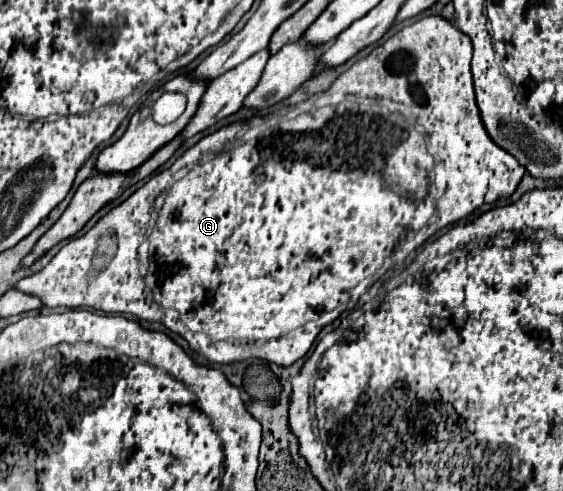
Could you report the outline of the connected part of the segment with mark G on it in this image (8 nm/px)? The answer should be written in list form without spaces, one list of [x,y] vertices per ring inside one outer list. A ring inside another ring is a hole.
[[[426,16],[426,18],[422,18],[422,20],[418,20],[418,22],[414,22],[414,24],[412,24],[412,26],[406,26],[406,28],[402,28],[402,30],[400,30],[400,32],[396,32],[396,34],[394,34],[394,36],[392,36],[392,38],[388,38],[388,40],[386,40],[386,42],[384,42],[384,44],[380,44],[380,46],[378,46],[378,48],[374,48],[374,50],[372,50],[372,52],[370,52],[370,54],[368,54],[368,56],[366,56],[366,58],[362,58],[362,60],[358,60],[358,62],[356,62],[356,64],[354,64],[354,66],[352,66],[352,68],[350,68],[350,70],[348,70],[348,72],[344,72],[344,74],[342,74],[342,76],[340,76],[340,78],[338,78],[338,82],[336,82],[336,84],[334,84],[334,86],[332,86],[332,88],[330,88],[330,92],[326,92],[326,94],[320,94],[320,96],[314,96],[314,100],[316,100],[316,102],[314,102],[314,110],[312,110],[312,108],[308,108],[308,110],[306,110],[306,108],[290,108],[290,110],[286,110],[286,112],[276,112],[276,114],[272,114],[272,116],[266,116],[266,118],[254,118],[254,120],[252,120],[252,122],[250,122],[250,124],[230,124],[230,125],[227,125],[227,126],[225,126],[225,127],[223,127],[223,128],[221,128],[221,129],[219,129],[219,130],[218,130],[218,131],[216,131],[216,132],[214,132],[214,133],[212,133],[212,134],[210,134],[210,135],[207,135],[207,136],[205,136],[205,137],[204,137],[204,138],[202,138],[202,139],[201,139],[201,140],[200,140],[200,141],[199,141],[199,142],[198,142],[198,143],[196,143],[196,144],[195,144],[195,145],[194,145],[194,146],[192,146],[192,147],[191,147],[191,148],[189,148],[189,149],[188,149],[188,150],[186,150],[186,151],[185,151],[185,152],[184,152],[184,153],[183,153],[183,154],[182,154],[182,155],[181,155],[181,156],[180,156],[180,157],[179,157],[179,158],[178,158],[178,159],[177,159],[177,160],[176,160],[176,161],[175,161],[175,162],[174,162],[174,164],[173,164],[173,165],[172,165],[172,166],[171,166],[171,167],[170,167],[170,168],[168,168],[168,169],[166,169],[166,170],[164,170],[164,171],[161,171],[161,172],[160,172],[160,173],[158,173],[158,174],[155,174],[155,175],[153,175],[153,176],[152,176],[152,177],[151,177],[151,178],[150,178],[150,179],[149,179],[149,181],[148,181],[148,182],[147,182],[147,183],[145,183],[145,184],[144,184],[144,186],[142,186],[142,188],[138,188],[138,190],[136,190],[136,192],[134,192],[134,194],[132,194],[132,196],[130,196],[130,198],[128,198],[128,200],[124,200],[124,202],[122,202],[122,204],[120,204],[120,206],[118,206],[118,208],[114,208],[114,210],[112,210],[112,212],[108,212],[108,214],[106,214],[106,216],[104,216],[104,218],[102,218],[102,220],[98,220],[98,224],[96,224],[96,226],[94,226],[94,228],[92,228],[92,230],[88,230],[88,232],[86,232],[86,234],[84,234],[84,236],[82,236],[82,238],[76,238],[76,240],[70,240],[70,242],[68,242],[68,244],[66,244],[66,246],[62,246],[62,248],[60,248],[60,252],[58,252],[58,254],[56,254],[56,256],[54,256],[54,258],[52,258],[52,262],[50,262],[50,264],[48,264],[48,266],[46,266],[46,268],[44,268],[44,270],[42,270],[42,272],[38,272],[38,274],[34,274],[34,276],[28,276],[28,278],[22,278],[22,280],[20,280],[20,282],[18,282],[18,284],[16,284],[16,288],[18,288],[18,290],[20,290],[20,292],[26,292],[26,294],[34,294],[34,296],[38,296],[38,298],[40,298],[40,300],[42,300],[42,302],[44,302],[44,306],[50,306],[50,308],[54,308],[54,306],[66,306],[66,308],[80,308],[80,306],[88,306],[88,308],[94,308],[94,310],[100,310],[100,312],[106,312],[106,314],[134,314],[134,316],[138,316],[138,318],[142,318],[142,320],[154,320],[154,322],[162,322],[162,324],[164,324],[164,326],[165,326],[165,327],[166,327],[166,329],[168,329],[168,330],[170,330],[170,331],[171,331],[171,332],[174,332],[174,333],[177,333],[177,334],[180,334],[180,336],[182,336],[182,337],[183,337],[183,338],[184,338],[184,339],[186,339],[186,340],[187,340],[187,342],[188,342],[188,344],[190,344],[190,346],[192,346],[192,350],[194,350],[194,352],[198,352],[198,354],[202,354],[202,356],[206,356],[206,358],[208,358],[208,360],[210,360],[210,362],[218,362],[218,364],[230,364],[230,362],[238,362],[238,360],[248,360],[248,358],[260,358],[260,360],[268,360],[268,362],[274,362],[274,364],[280,364],[280,366],[290,366],[290,364],[294,364],[294,362],[296,362],[296,360],[300,360],[300,358],[304,358],[304,354],[306,354],[306,352],[308,352],[308,350],[310,350],[310,346],[312,346],[312,342],[314,342],[314,338],[316,338],[316,336],[318,336],[318,332],[321,332],[321,330],[322,330],[322,329],[323,329],[323,328],[324,328],[324,326],[327,326],[327,325],[330,325],[330,324],[332,324],[332,323],[333,323],[333,321],[334,321],[334,320],[336,320],[336,319],[337,319],[337,318],[338,318],[338,317],[339,317],[339,316],[340,316],[340,315],[341,315],[341,314],[342,314],[342,313],[343,313],[343,312],[344,312],[344,311],[346,311],[346,310],[344,310],[344,308],[348,308],[348,306],[346,306],[346,304],[344,304],[344,302],[346,302],[346,300],[348,300],[348,296],[350,296],[350,290],[352,290],[352,288],[354,288],[354,286],[356,286],[356,284],[358,284],[358,282],[360,282],[360,280],[364,280],[364,278],[366,278],[366,276],[372,276],[372,278],[374,278],[374,280],[372,280],[372,284],[373,284],[373,283],[374,283],[374,282],[375,282],[375,281],[376,281],[376,280],[378,280],[378,279],[379,279],[379,278],[381,278],[381,277],[382,277],[382,274],[384,274],[384,272],[388,272],[388,271],[391,271],[391,270],[393,270],[393,269],[394,269],[394,268],[395,268],[395,266],[397,266],[397,265],[401,265],[401,264],[402,264],[402,260],[404,260],[404,258],[407,258],[407,257],[409,257],[409,255],[410,255],[410,254],[412,254],[412,252],[414,252],[414,251],[416,251],[416,250],[417,250],[417,249],[418,249],[418,248],[419,248],[419,247],[420,247],[420,246],[422,246],[422,244],[424,244],[424,242],[426,242],[426,240],[428,240],[428,238],[430,238],[430,236],[432,236],[432,234],[434,234],[434,232],[436,232],[436,230],[440,230],[440,228],[444,228],[444,226],[448,226],[448,224],[452,224],[452,222],[456,222],[456,220],[460,220],[460,218],[466,218],[466,216],[468,216],[468,214],[470,214],[470,212],[474,212],[474,210],[476,210],[476,208],[478,208],[478,206],[482,206],[482,204],[490,204],[490,202],[494,202],[494,200],[498,200],[498,198],[506,198],[506,196],[510,196],[510,194],[512,194],[512,192],[514,192],[514,190],[516,190],[516,186],[518,186],[518,182],[520,182],[520,178],[522,178],[522,176],[524,176],[524,174],[526,174],[526,170],[524,170],[524,168],[522,168],[522,166],[520,166],[520,164],[518,164],[518,162],[516,162],[516,160],[514,160],[514,158],[512,158],[512,156],[510,156],[510,154],[508,154],[508,152],[504,152],[504,150],[502,150],[502,148],[500,148],[500,146],[496,146],[496,144],[494,144],[494,142],[492,142],[492,140],[490,140],[490,138],[488,138],[488,134],[486,134],[486,132],[484,132],[484,126],[482,126],[482,124],[480,124],[480,114],[478,114],[478,108],[476,108],[476,100],[474,100],[474,86],[472,86],[472,74],[470,74],[470,58],[472,58],[472,44],[470,44],[470,40],[468,40],[468,38],[466,38],[466,36],[464,36],[464,34],[462,34],[462,32],[460,32],[460,30],[458,30],[458,28],[456,28],[456,26],[454,26],[454,24],[450,24],[450,22],[448,22],[448,20],[444,20],[444,18],[440,18],[440,16]],[[334,107],[336,107],[336,108],[338,108],[338,107],[339,107],[339,108],[340,108],[340,107],[341,107],[341,108],[344,108],[344,109],[345,109],[345,112],[344,112],[344,116],[342,116],[342,118],[338,118],[338,120],[334,120],[334,124],[328,124],[328,122],[326,122],[326,118],[324,118],[324,116],[330,116],[330,110],[332,110],[332,108],[334,108]],[[252,126],[254,126],[254,128],[256,128],[256,130],[254,130],[254,134],[250,134],[250,136],[244,136],[244,138],[240,138],[240,136],[242,136],[242,134],[244,134],[244,132],[246,132],[246,130],[248,130],[248,128],[252,128]],[[228,140],[236,140],[236,144],[234,144],[234,148],[232,148],[232,150],[230,150],[230,152],[228,152],[228,154],[218,154],[218,156],[216,156],[216,158],[214,158],[214,160],[212,160],[212,162],[208,162],[208,164],[204,164],[204,166],[200,166],[200,164],[198,164],[198,163],[199,163],[199,162],[200,162],[200,161],[201,161],[201,160],[202,160],[202,158],[203,158],[203,153],[206,153],[206,152],[207,152],[207,153],[210,153],[210,152],[211,152],[211,153],[212,153],[212,154],[216,154],[216,153],[218,153],[218,152],[220,152],[220,151],[228,151],[228,150],[229,150],[229,149],[230,149],[230,148],[228,148]],[[182,168],[187,168],[187,170],[188,170],[188,171],[189,171],[189,170],[191,170],[191,169],[192,169],[192,172],[186,172],[186,174],[184,174],[184,178],[182,178],[182,180],[178,180],[178,182],[174,182],[174,181],[175,181],[175,176],[174,176],[174,175],[175,175],[175,174],[176,174],[176,172],[178,172],[178,170],[180,170],[180,169],[182,169]],[[436,187],[442,187],[442,191],[443,191],[443,193],[442,193],[442,196],[441,196],[441,197],[440,197],[440,200],[438,200],[438,204],[436,204],[436,214],[434,214],[434,198],[432,198],[432,196],[434,196],[434,192],[436,192]],[[170,188],[172,188],[172,192],[170,192],[170,196],[168,196],[168,198],[166,198],[166,204],[164,204],[164,206],[162,206],[162,208],[160,208],[160,218],[158,218],[158,222],[156,222],[156,228],[154,228],[154,232],[152,232],[152,236],[150,236],[150,250],[152,250],[152,256],[150,256],[150,258],[152,258],[152,262],[150,262],[150,264],[154,264],[154,266],[150,266],[150,268],[148,268],[148,274],[146,274],[146,284],[144,284],[144,276],[142,276],[142,274],[140,274],[140,264],[138,264],[138,246],[140,246],[140,244],[142,244],[142,240],[144,240],[144,232],[146,232],[146,228],[148,228],[148,220],[150,220],[150,214],[152,214],[152,210],[154,210],[154,208],[156,208],[156,206],[160,206],[160,204],[162,204],[162,200],[164,200],[164,194],[166,194],[166,192],[168,192],[168,190],[170,190]],[[432,214],[434,214],[434,216],[436,216],[436,220],[434,220],[434,222],[432,222],[432,224],[430,224],[430,226],[426,226],[426,224],[428,224],[428,220],[430,220],[430,218],[432,218]],[[422,226],[426,226],[426,228],[424,228],[424,232],[422,232],[422,234],[418,234],[418,236],[414,236],[414,238],[412,238],[412,239],[410,239],[410,238],[408,238],[408,237],[407,237],[407,238],[405,238],[405,239],[403,239],[403,240],[401,240],[401,241],[400,241],[400,238],[402,238],[402,236],[408,236],[408,234],[414,234],[414,232],[416,232],[416,230],[420,230],[420,228],[422,228]],[[148,286],[150,286],[150,288],[152,288],[152,290],[154,290],[154,296],[156,296],[156,300],[148,300]]]

